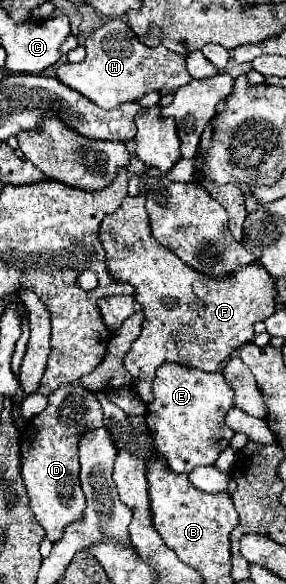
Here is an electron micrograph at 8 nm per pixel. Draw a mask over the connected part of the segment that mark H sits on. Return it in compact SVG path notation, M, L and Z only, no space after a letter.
M112 19L94 29L86 43L86 59L82 63L66 63L56 67L56 79L66 87L88 97L100 109L116 109L128 101L140 101L150 91L176 91L192 77L186 73L184 55L172 53L166 47L144 47L132 29L122 19Z

